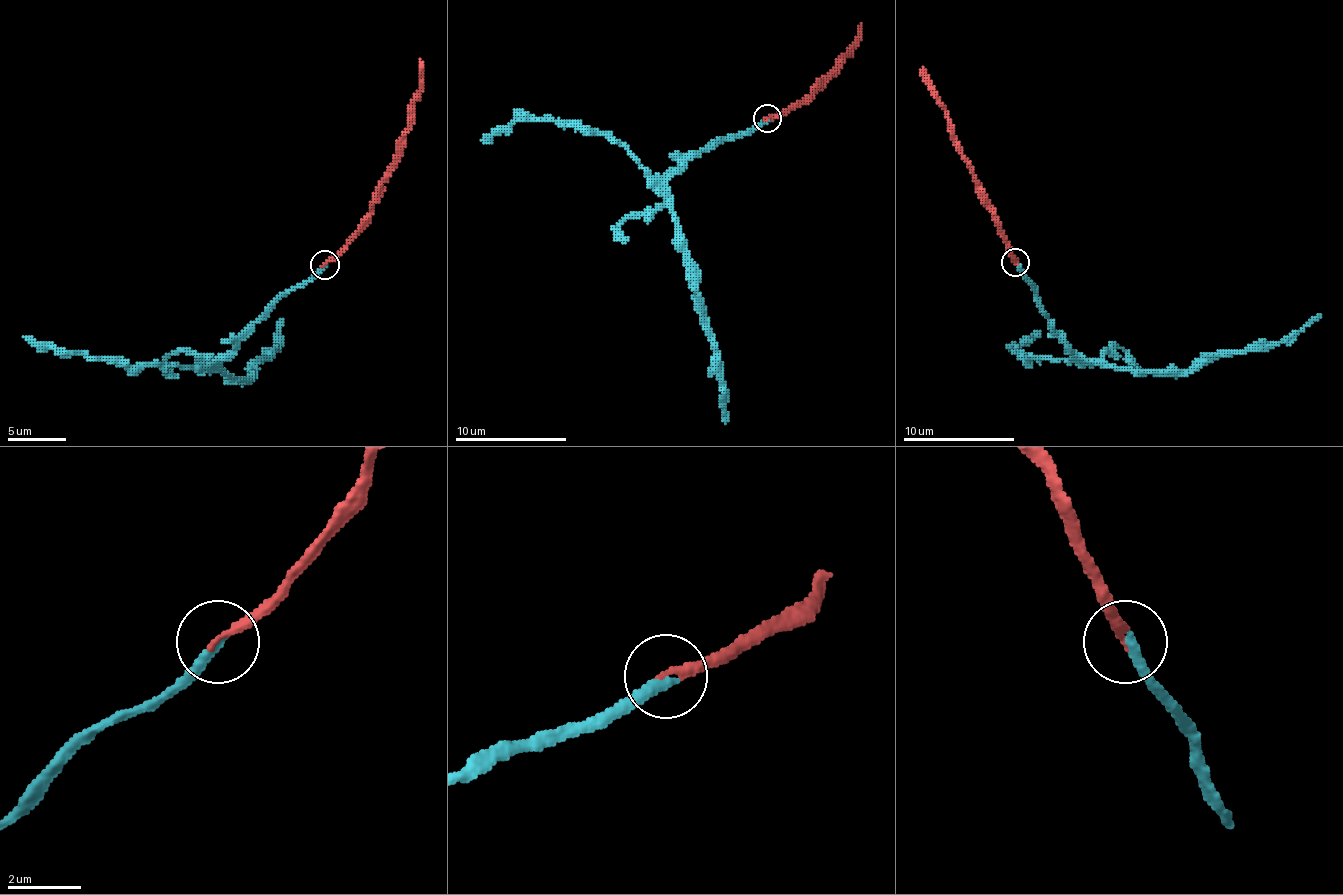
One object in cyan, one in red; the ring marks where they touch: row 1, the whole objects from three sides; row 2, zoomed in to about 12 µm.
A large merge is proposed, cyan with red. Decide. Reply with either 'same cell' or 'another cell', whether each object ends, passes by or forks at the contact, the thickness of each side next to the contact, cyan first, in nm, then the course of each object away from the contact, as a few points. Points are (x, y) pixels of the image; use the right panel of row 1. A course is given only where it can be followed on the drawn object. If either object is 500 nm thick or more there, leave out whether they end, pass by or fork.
same cell; cyan ends; red ends; calibres 280 and 240 nm; course cyan (1015, 261), (1031, 284), (1040, 311), (1079, 356), (1129, 370), (1195, 370), (1248, 348), (1292, 339), (1320, 314); course red (1015, 261), (1012, 248), (998, 228), (981, 184), (951, 128), (948, 111), (923, 67)

